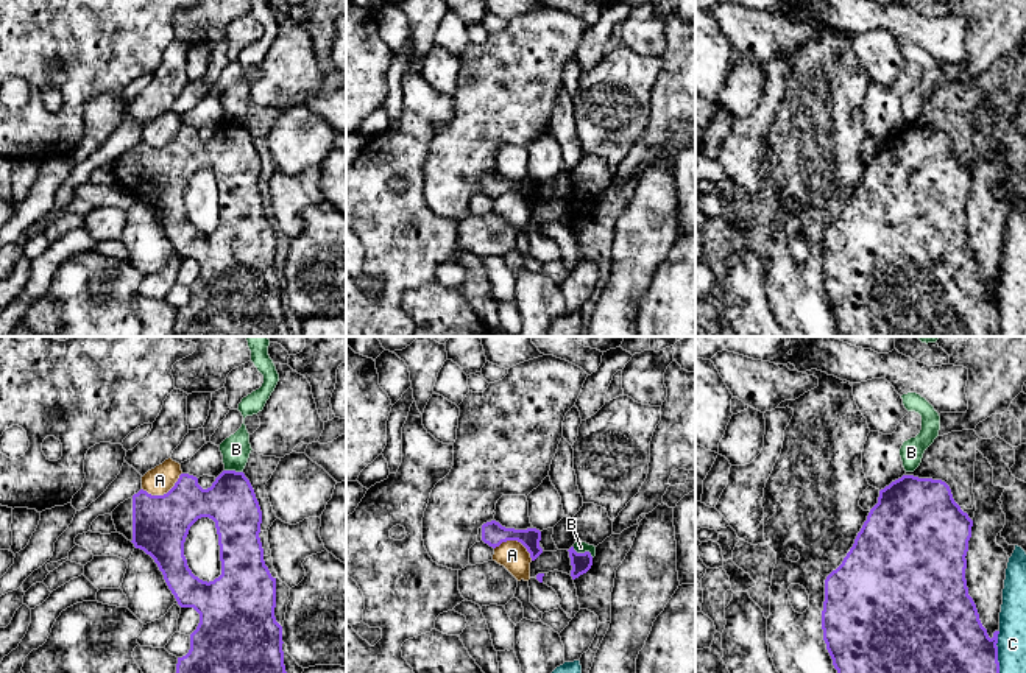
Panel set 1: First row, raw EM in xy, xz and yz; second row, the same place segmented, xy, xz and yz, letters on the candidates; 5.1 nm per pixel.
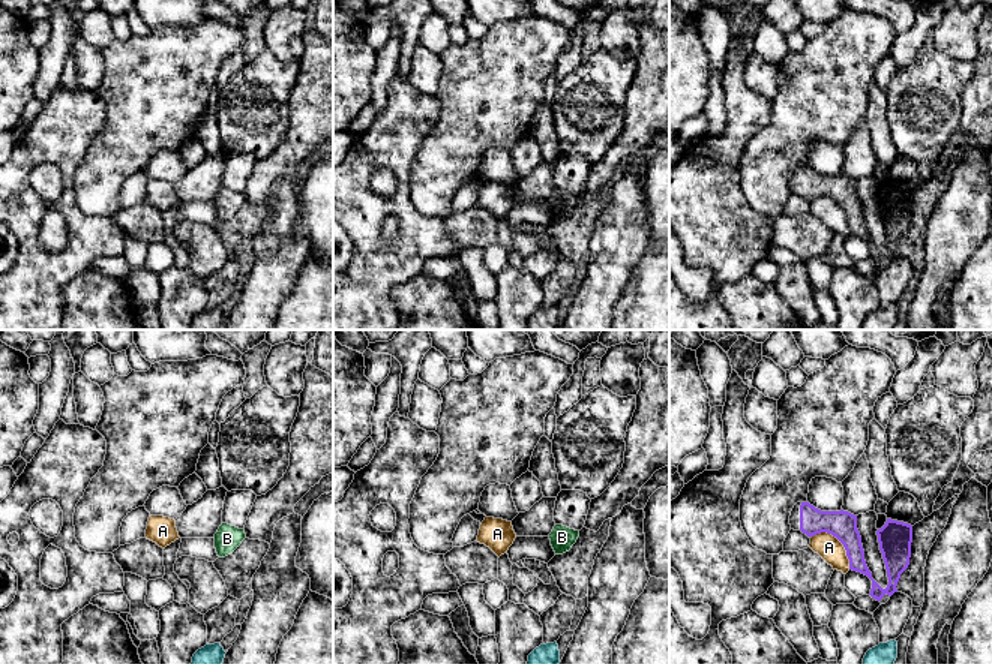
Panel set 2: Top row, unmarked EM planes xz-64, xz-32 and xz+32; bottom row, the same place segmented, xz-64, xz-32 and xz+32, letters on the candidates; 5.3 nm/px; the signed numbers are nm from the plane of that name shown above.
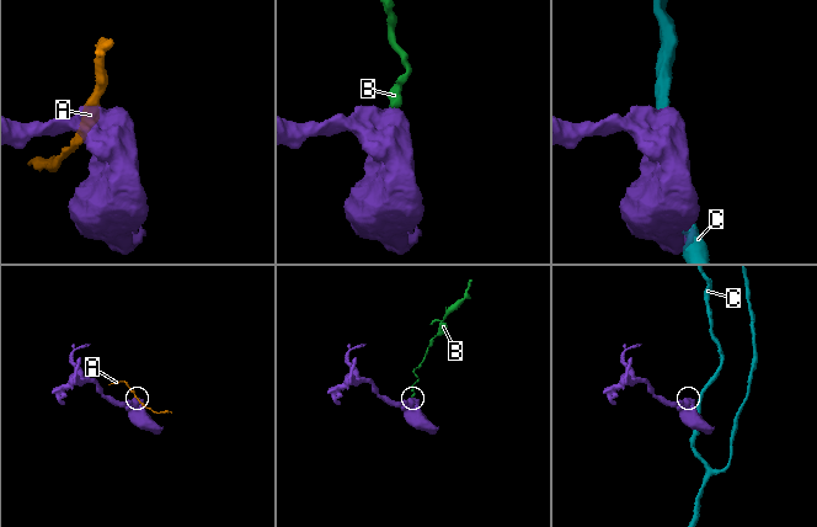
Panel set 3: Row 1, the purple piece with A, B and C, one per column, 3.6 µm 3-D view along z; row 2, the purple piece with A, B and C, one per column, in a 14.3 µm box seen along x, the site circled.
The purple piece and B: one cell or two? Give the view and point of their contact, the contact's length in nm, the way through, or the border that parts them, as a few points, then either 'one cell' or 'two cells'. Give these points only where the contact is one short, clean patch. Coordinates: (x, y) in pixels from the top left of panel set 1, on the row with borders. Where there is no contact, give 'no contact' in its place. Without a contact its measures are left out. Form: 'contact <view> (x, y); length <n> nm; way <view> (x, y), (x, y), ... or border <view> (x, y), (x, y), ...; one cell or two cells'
contact xz (585, 552); length 120 nm; border xz (573, 547), (593, 556); two cells

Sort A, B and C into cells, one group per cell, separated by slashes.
A / B / C

